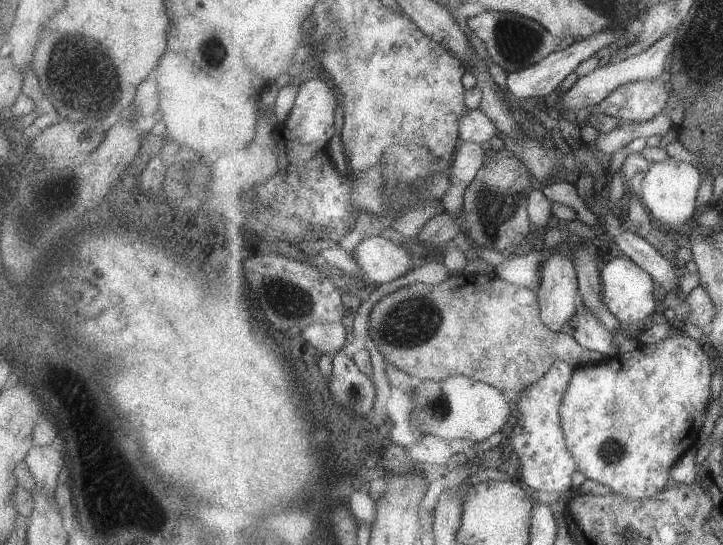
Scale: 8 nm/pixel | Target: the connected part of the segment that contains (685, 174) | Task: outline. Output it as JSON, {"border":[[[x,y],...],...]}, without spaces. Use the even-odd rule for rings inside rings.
{"border":[[[674,157],[663,161],[652,161],[654,168],[648,172],[639,192],[645,205],[651,209],[654,219],[668,231],[680,231],[692,217],[696,216],[698,192],[702,186],[702,174],[690,162]]]}

